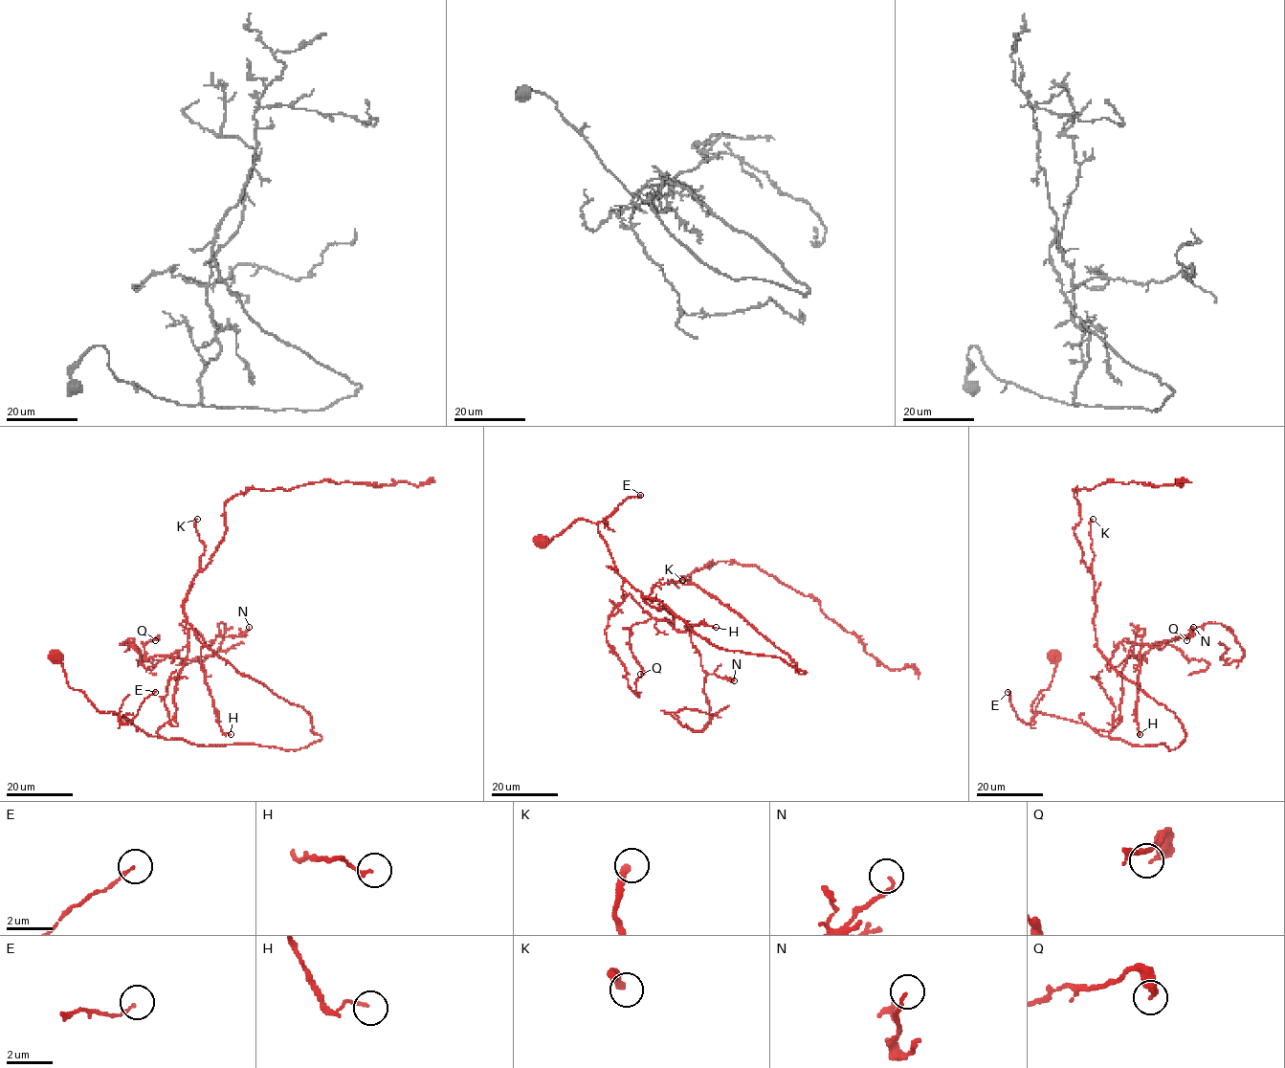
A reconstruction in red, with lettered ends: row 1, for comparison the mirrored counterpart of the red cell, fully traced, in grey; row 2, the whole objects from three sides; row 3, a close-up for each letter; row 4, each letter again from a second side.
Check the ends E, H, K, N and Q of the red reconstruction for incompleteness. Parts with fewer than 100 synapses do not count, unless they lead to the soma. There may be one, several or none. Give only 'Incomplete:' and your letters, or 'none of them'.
Incomplete: K

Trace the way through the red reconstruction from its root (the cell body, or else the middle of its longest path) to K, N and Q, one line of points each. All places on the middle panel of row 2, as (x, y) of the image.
K: (541, 544), (577, 519), (595, 522), (615, 569), (696, 633), (807, 673), (699, 588), (669, 582), (682, 580)
N: (541, 544), (577, 519), (595, 522), (615, 569), (672, 613), (675, 629), (689, 629), (704, 671), (734, 680)
Q: (541, 544), (577, 519), (595, 522), (615, 569), (650, 606), (673, 615), (631, 627), (640, 674)

